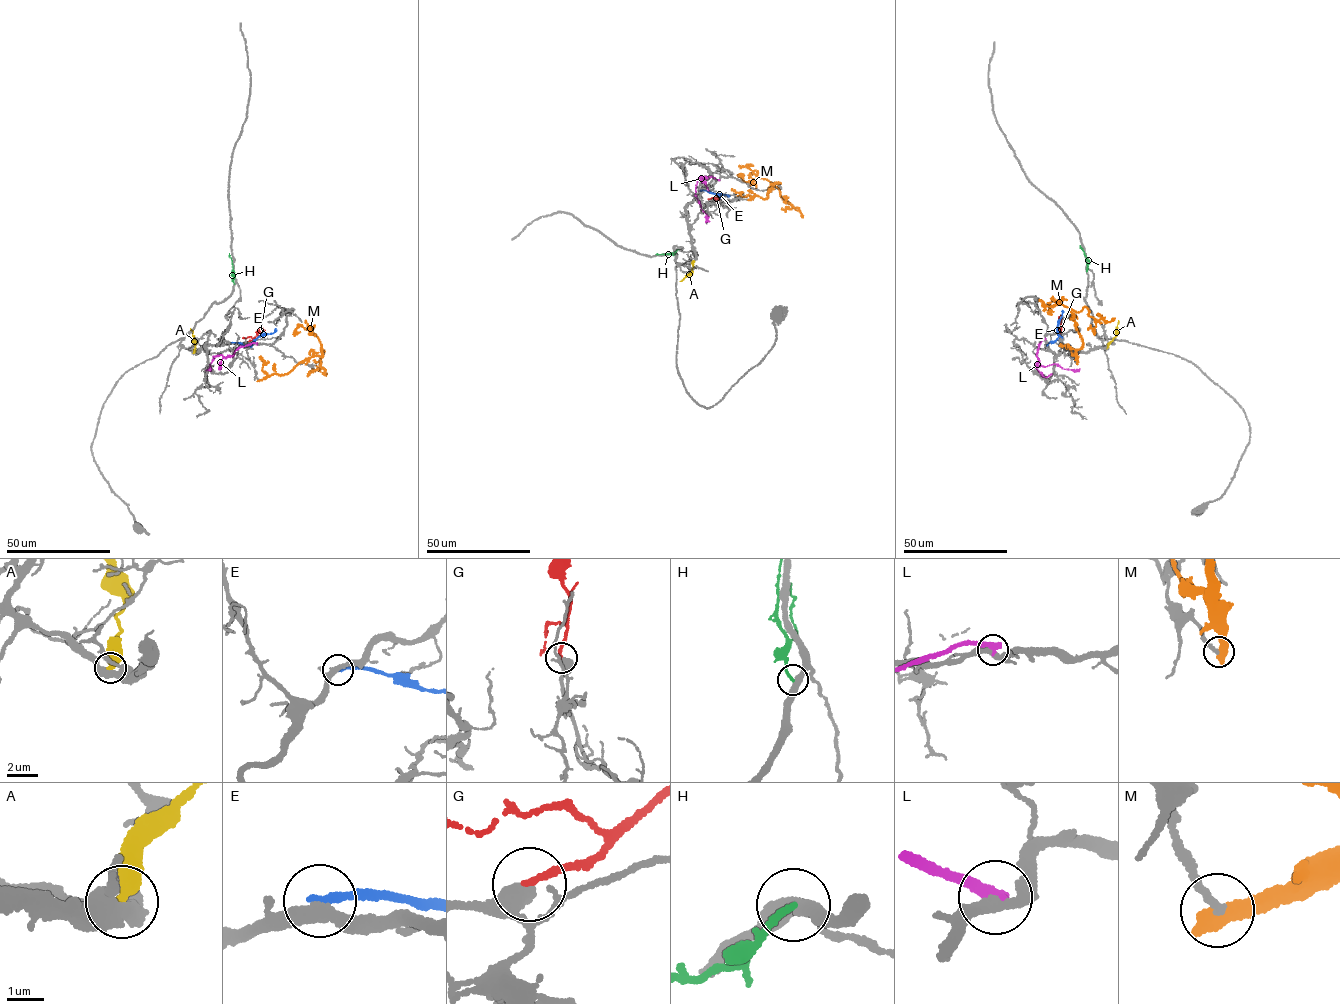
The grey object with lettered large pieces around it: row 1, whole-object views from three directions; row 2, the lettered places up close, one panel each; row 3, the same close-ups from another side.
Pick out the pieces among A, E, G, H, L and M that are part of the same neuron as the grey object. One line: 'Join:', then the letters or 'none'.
Join: G

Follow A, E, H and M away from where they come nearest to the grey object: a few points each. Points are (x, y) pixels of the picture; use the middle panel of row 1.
A: (693, 261), (692, 271), (680, 281)
E: (700, 190), (727, 196)
H: (678, 249), (668, 254), (656, 254)
M: (748, 199), (756, 196), (766, 199), (768, 191), (779, 182), (774, 186), (781, 197), (798, 209), (802, 217)

